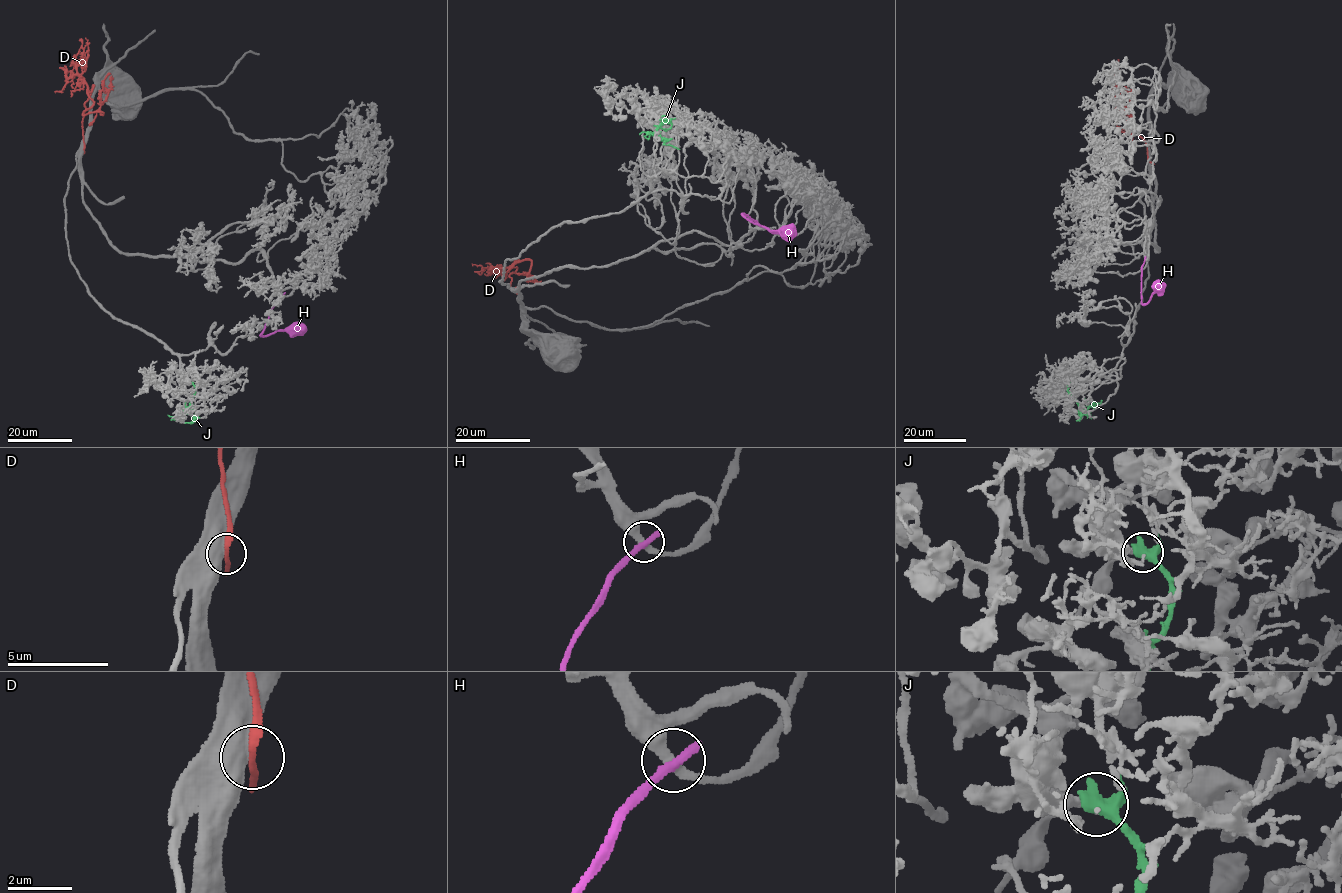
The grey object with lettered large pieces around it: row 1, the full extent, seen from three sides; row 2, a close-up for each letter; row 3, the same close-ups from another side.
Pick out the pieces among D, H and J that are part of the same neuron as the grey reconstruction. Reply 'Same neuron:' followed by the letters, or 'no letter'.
Same neuron: no letter

